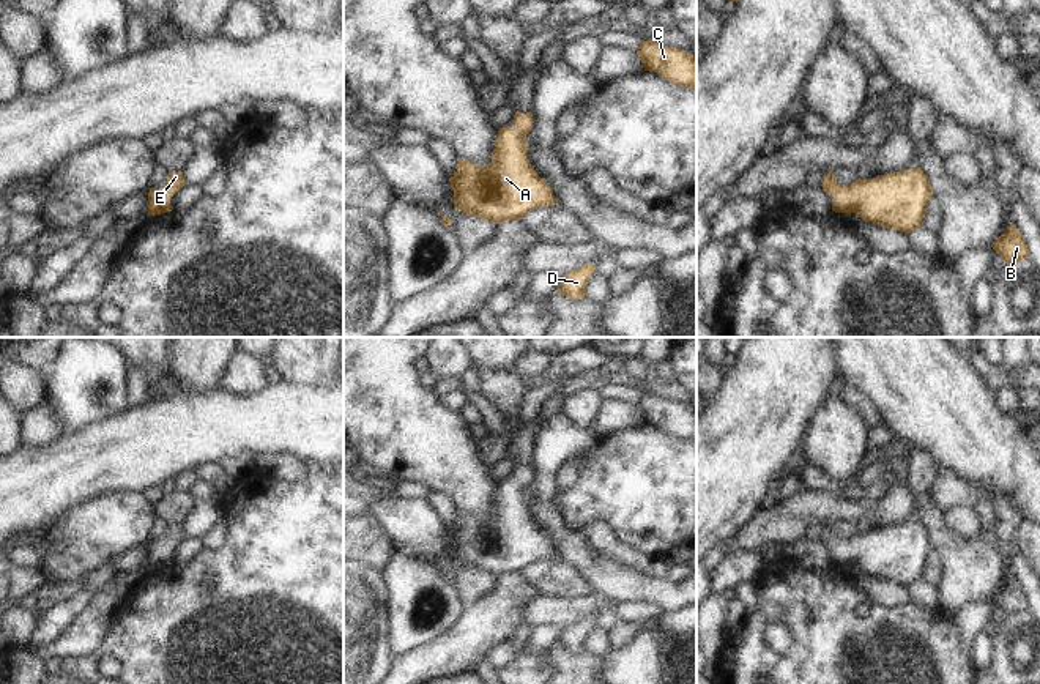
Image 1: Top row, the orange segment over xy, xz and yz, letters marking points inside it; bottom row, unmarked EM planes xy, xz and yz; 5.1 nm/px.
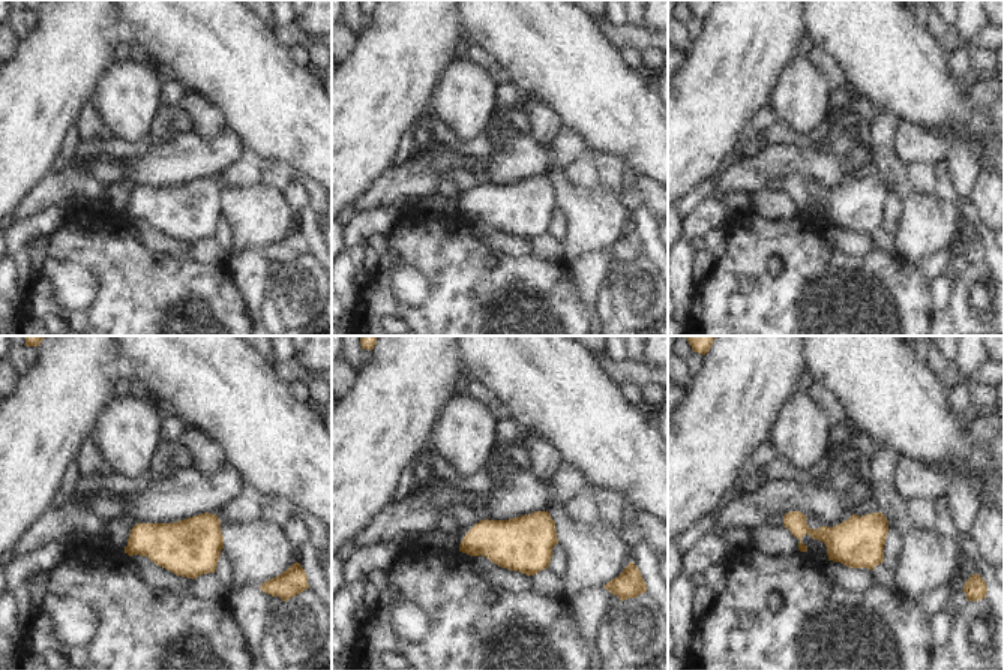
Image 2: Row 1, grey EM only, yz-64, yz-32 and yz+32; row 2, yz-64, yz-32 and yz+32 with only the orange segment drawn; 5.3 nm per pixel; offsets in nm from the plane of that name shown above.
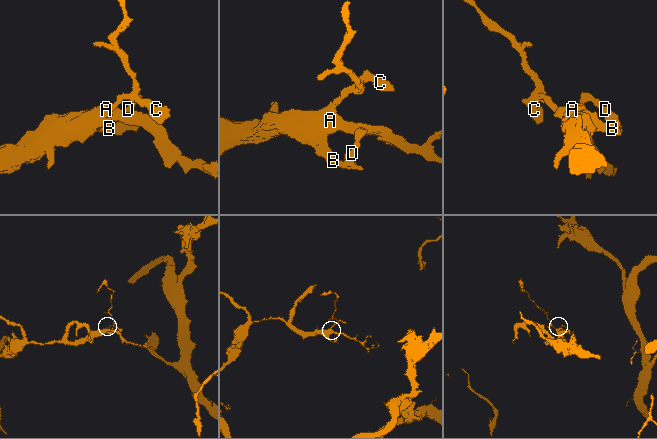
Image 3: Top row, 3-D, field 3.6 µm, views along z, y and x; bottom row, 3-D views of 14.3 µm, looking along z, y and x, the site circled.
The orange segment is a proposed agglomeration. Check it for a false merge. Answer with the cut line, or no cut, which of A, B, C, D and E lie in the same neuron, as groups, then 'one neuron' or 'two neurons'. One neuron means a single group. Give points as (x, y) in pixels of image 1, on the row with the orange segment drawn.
cut none; groups A B C D E; one neuron

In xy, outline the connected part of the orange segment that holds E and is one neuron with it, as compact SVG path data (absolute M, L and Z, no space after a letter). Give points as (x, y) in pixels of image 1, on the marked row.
M181 170L169 172L164 188L161 191L151 188L148 192L148 200L147 200L148 214L156 216L161 213L170 213L173 210L173 206L172 206L169 197L172 194L176 194L184 184L186 183L183 180Z

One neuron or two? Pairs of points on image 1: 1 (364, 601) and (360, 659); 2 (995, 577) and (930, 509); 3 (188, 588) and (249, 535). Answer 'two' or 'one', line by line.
1: one
2: one
3: one

